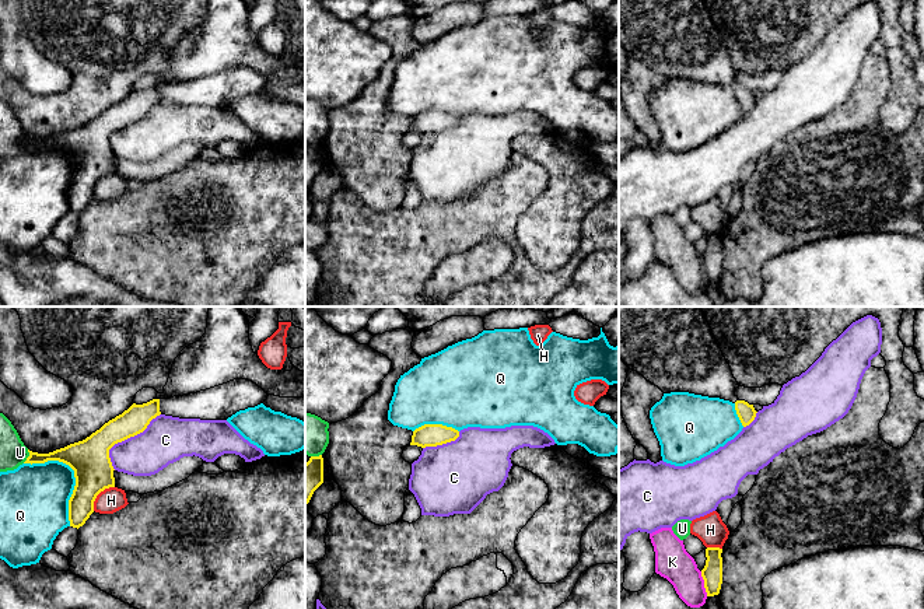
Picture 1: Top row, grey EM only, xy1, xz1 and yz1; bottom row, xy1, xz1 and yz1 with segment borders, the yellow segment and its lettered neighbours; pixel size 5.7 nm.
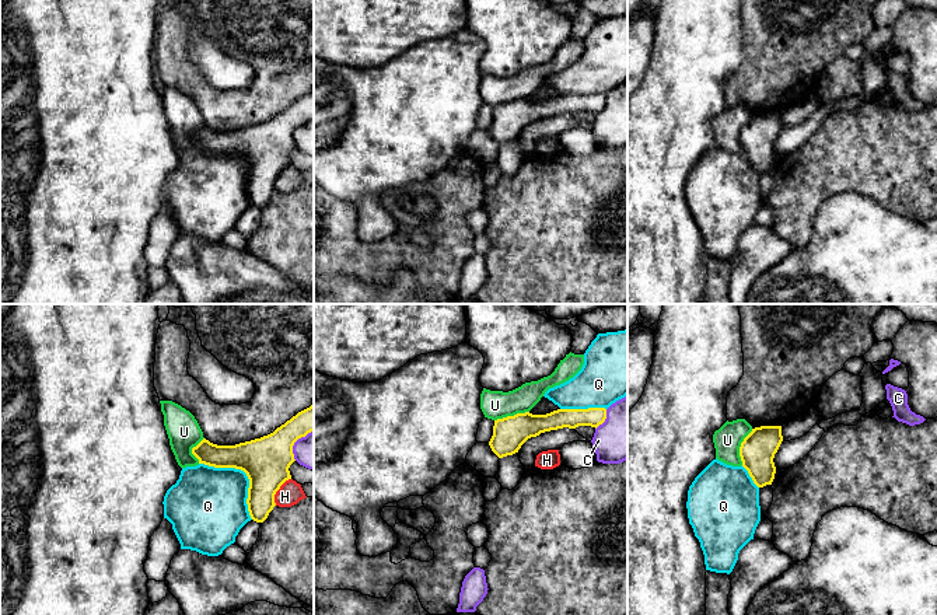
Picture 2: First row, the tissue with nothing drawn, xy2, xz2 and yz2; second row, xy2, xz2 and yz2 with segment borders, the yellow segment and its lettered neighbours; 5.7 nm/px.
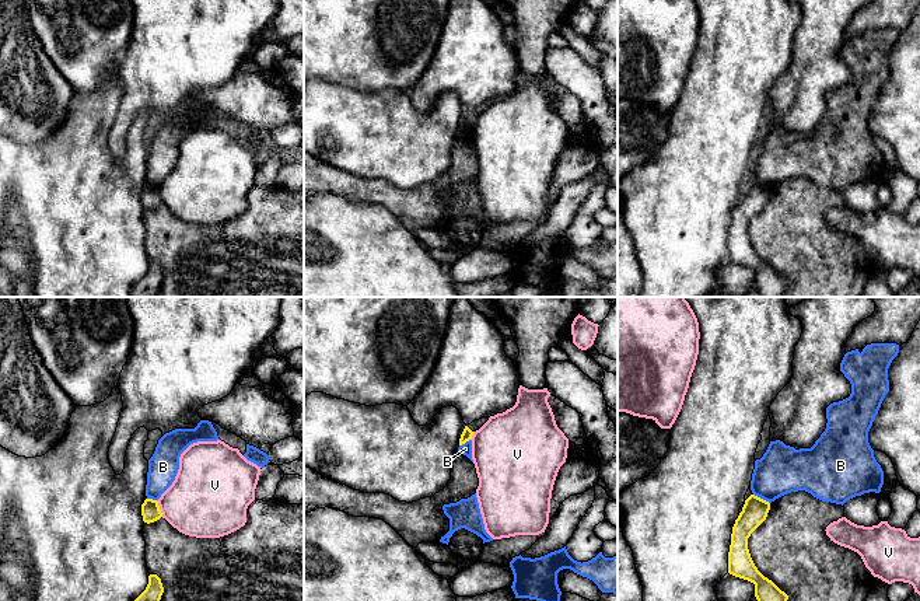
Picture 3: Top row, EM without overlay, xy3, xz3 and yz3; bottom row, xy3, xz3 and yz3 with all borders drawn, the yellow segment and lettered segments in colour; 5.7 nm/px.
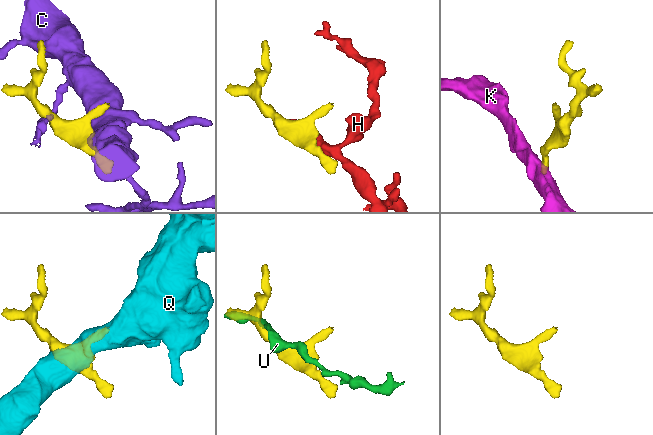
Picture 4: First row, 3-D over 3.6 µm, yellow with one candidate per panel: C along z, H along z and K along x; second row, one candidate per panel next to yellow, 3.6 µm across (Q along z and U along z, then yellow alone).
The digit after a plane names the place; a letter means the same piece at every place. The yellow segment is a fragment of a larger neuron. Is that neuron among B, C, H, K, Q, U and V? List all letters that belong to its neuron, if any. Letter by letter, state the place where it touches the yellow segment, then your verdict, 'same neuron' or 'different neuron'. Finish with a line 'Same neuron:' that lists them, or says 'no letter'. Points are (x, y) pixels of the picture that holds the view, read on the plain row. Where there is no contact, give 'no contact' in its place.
B: contact yz3 (762, 185); different neuron
C: contact xy1 (125, 125); different neuron
H: contact xy1 (98, 179); different neuron
K: contact yz1 (704, 270); different neuron
Q: contact xy1 (74, 160); different neuron
U: contact yz2 (740, 133); different neuron
V: contact xy3 (158, 195); different neuron
Same neuron: no letter

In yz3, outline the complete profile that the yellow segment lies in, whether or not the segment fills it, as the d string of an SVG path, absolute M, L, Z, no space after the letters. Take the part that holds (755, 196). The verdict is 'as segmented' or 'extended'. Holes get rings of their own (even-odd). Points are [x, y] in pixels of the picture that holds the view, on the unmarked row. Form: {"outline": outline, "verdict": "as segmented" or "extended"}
{"outline": "M755 181L745 186L732 213L728 259L755 270L760 297L781 297L788 282L758 256L748 235L748 224L766 206L769 196L770 189Z", "verdict": "as segmented"}

